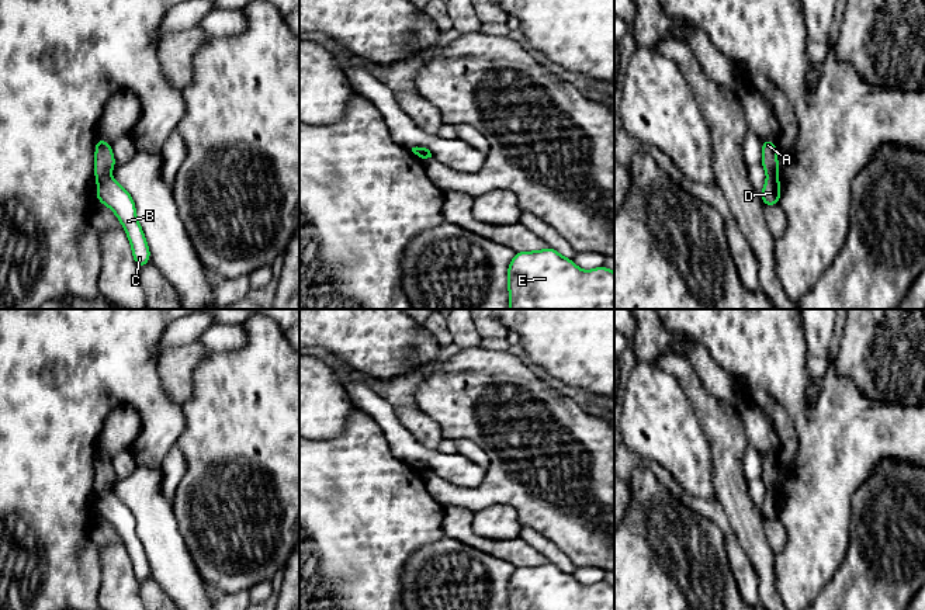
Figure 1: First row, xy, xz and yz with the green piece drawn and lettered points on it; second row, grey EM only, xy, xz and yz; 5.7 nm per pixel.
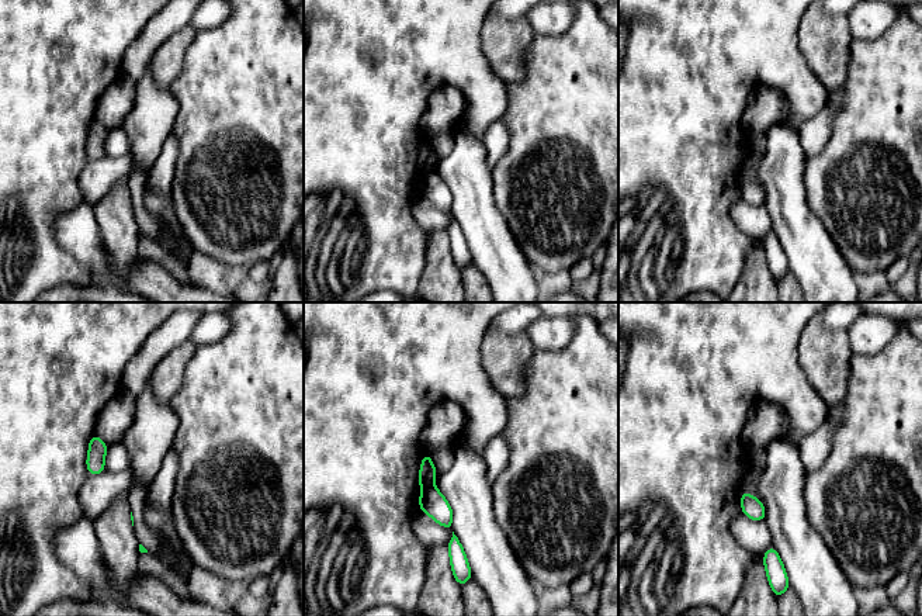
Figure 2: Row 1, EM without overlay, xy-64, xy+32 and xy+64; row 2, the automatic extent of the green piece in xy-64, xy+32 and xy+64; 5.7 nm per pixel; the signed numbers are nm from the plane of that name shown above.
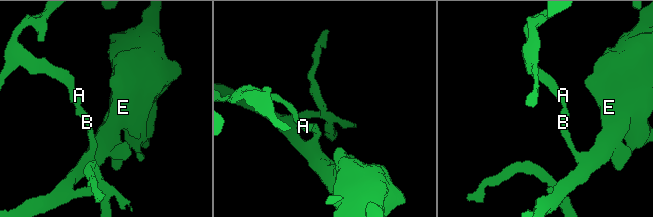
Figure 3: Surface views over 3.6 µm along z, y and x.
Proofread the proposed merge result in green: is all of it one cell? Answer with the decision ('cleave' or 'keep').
keep

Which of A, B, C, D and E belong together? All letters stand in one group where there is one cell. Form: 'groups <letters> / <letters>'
groups A B C D E

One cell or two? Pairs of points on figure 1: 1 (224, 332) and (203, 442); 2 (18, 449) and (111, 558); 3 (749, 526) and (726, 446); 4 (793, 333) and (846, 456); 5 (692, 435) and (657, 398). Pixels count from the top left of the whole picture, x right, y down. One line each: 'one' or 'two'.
1: two
2: two
3: one
4: one
5: one

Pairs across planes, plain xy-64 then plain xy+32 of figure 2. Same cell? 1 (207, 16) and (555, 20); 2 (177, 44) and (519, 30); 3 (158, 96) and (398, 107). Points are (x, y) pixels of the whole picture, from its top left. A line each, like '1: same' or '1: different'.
1: same
2: same
3: same

